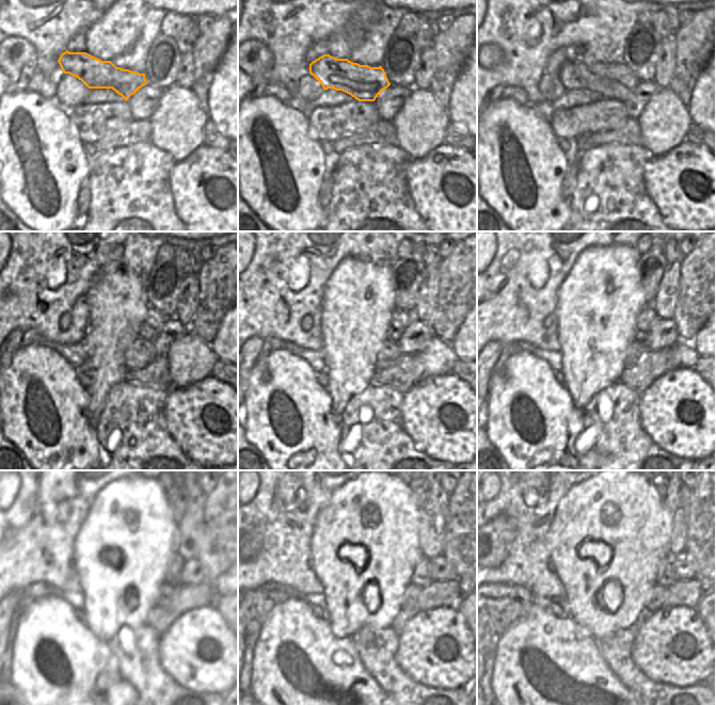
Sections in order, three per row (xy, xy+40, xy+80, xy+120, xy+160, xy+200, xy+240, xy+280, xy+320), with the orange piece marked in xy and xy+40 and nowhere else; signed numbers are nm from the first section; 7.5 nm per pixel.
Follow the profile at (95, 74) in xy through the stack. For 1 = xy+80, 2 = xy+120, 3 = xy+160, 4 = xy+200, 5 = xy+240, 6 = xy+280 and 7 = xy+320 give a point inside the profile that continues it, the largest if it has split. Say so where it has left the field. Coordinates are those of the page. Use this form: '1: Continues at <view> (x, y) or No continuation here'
1: Continues at xy+80 (608, 80)
2: Continues at xy+120 (154, 321)
3: Continues at xy+160 (400, 319)
4: Continues at xy+200 (647, 317)
5: Continues at xy+240 (176, 563)
6: Continues at xy+280 (420, 577)
7: Continues at xy+320 (666, 576)

